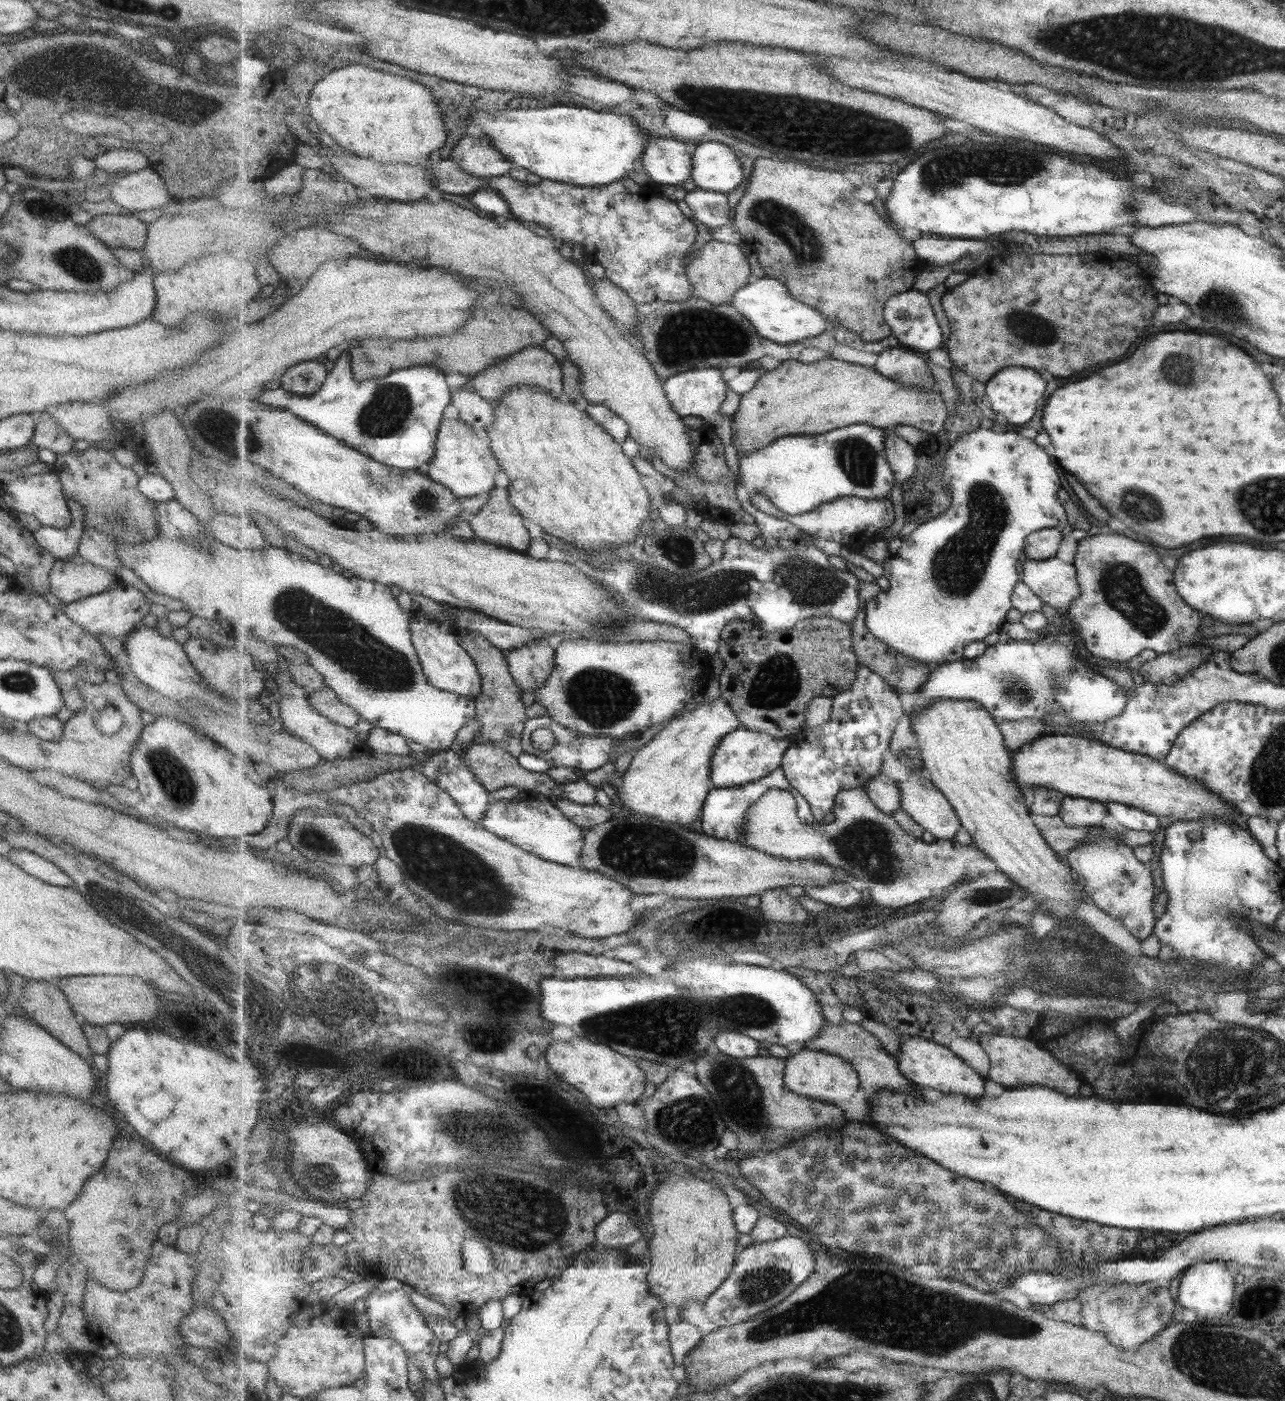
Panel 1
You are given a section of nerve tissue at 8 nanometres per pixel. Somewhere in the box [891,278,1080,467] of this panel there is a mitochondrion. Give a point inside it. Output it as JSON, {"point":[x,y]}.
{"point":[1031,329]}

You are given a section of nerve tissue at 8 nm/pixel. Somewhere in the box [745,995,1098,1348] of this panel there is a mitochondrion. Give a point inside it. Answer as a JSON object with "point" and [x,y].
{"point":[828,1306]}

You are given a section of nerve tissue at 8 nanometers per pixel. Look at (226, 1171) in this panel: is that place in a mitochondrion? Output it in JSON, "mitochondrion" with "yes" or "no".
{"mitochondrion":"no"}

